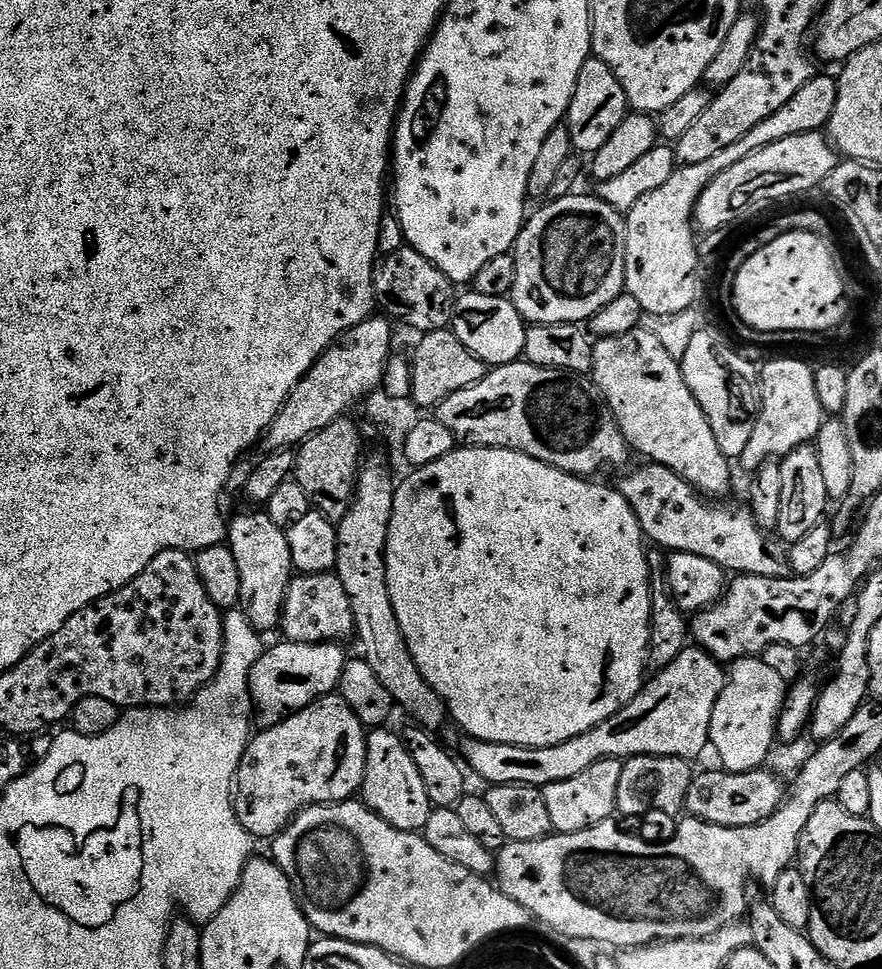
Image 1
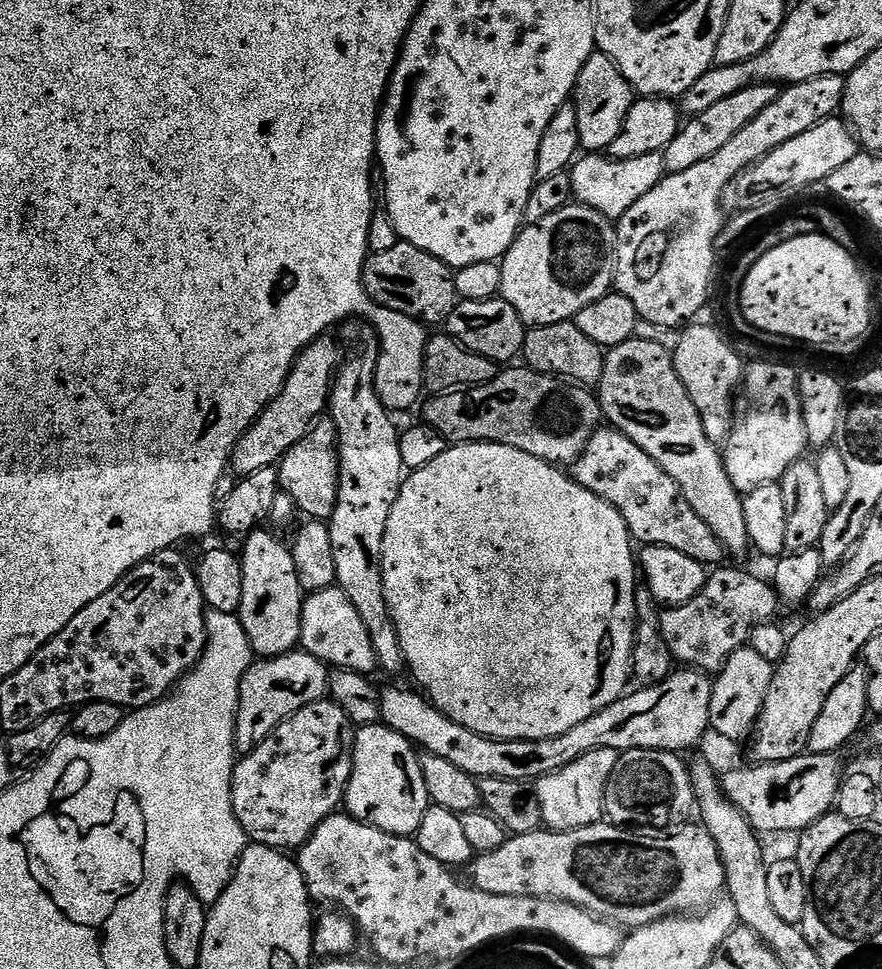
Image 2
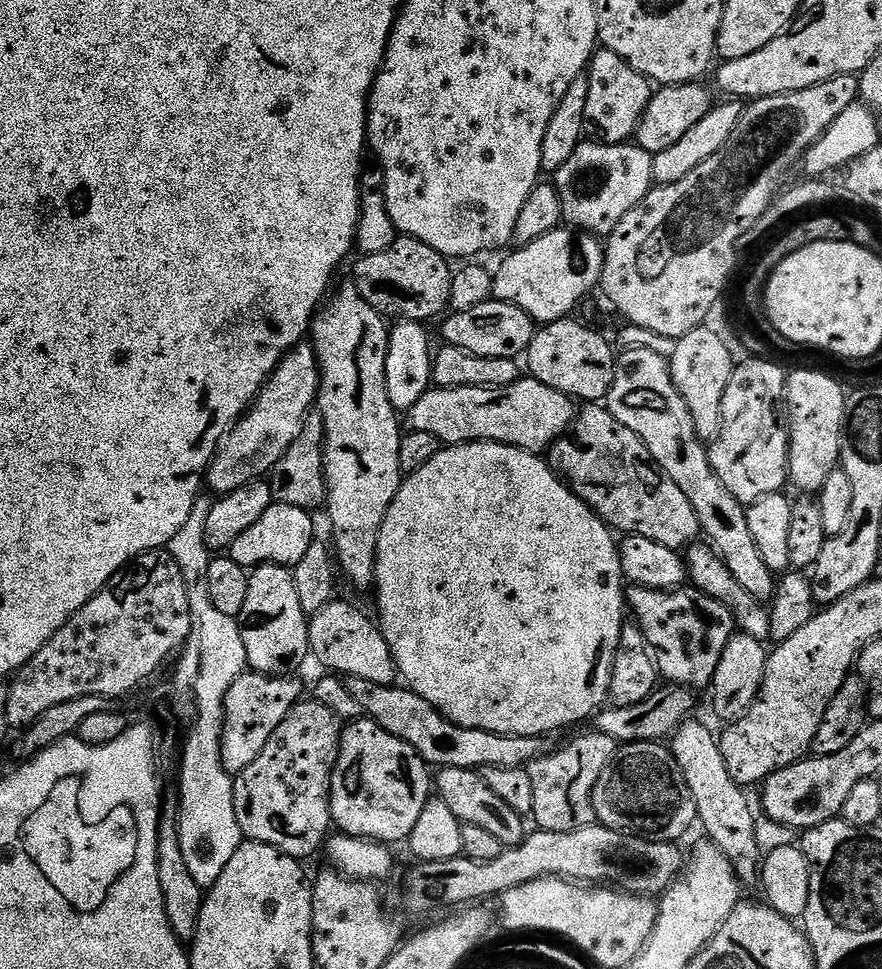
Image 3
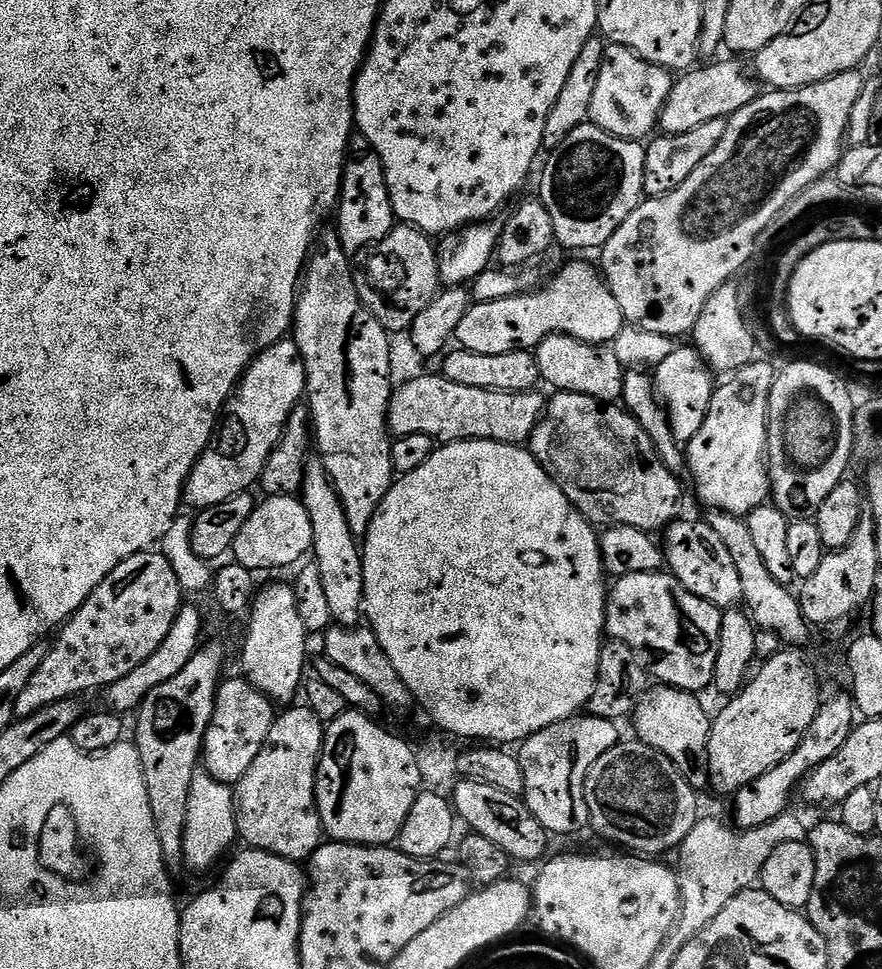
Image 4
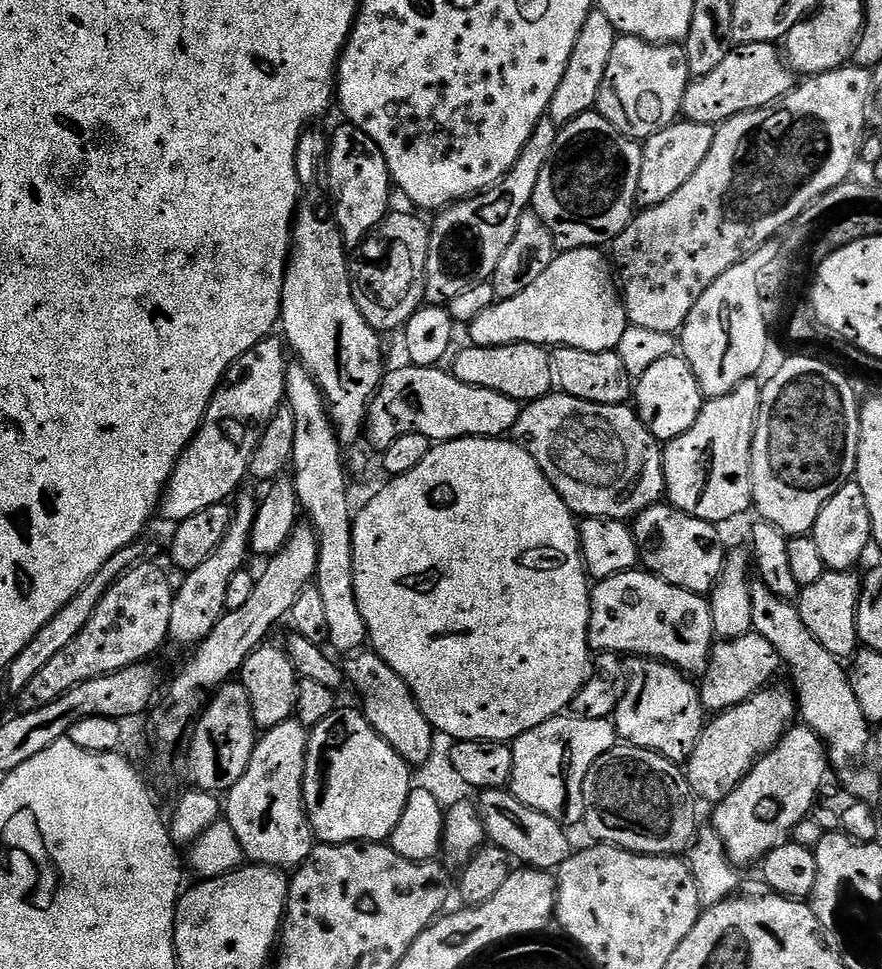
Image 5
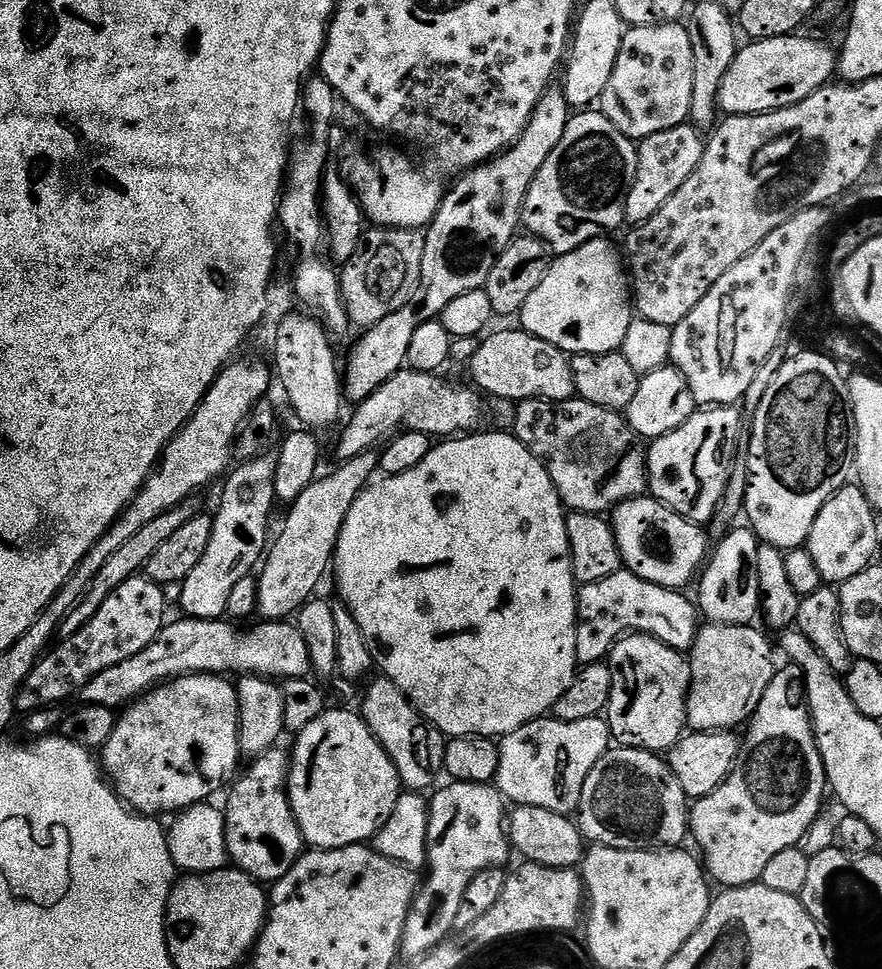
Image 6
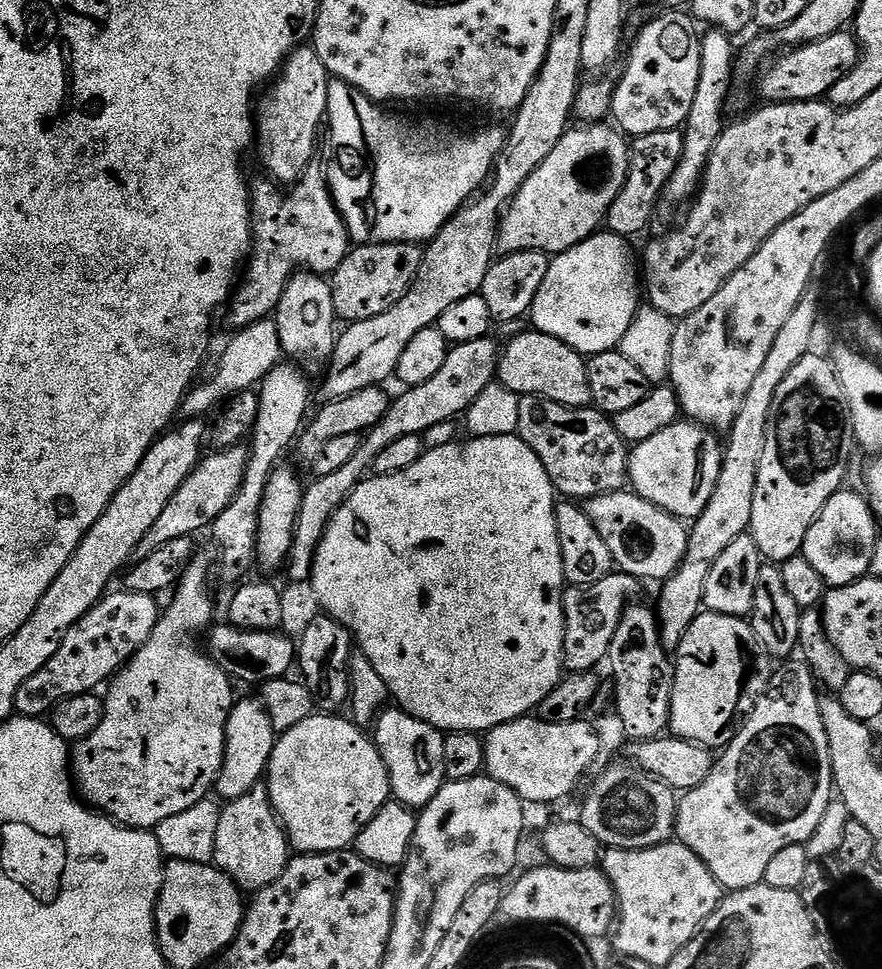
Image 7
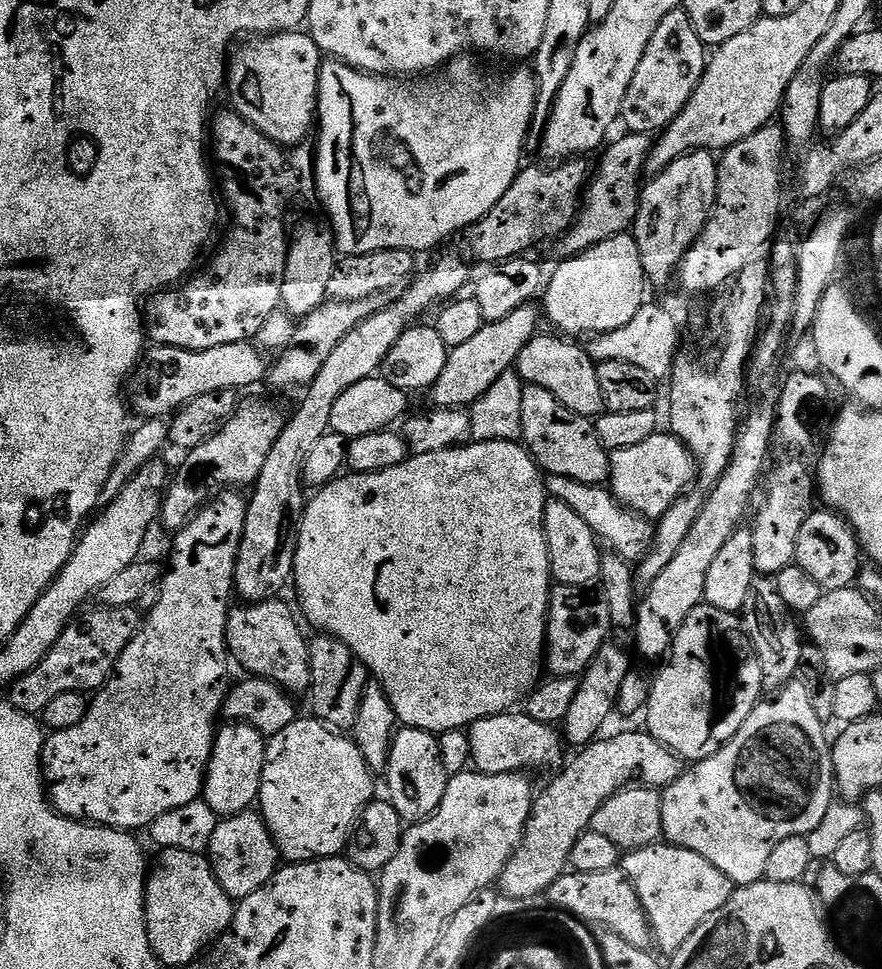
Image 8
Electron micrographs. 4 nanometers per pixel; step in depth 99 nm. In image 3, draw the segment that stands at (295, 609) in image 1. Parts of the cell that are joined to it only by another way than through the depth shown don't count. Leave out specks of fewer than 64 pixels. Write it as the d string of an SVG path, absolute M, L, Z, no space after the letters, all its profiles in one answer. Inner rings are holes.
M343 598L332 600L308 622L308 647L313 657L325 664L327 671L344 678L362 678L366 682L395 685L398 680L396 663L392 661L390 646L380 633L379 623L360 608L347 604Z

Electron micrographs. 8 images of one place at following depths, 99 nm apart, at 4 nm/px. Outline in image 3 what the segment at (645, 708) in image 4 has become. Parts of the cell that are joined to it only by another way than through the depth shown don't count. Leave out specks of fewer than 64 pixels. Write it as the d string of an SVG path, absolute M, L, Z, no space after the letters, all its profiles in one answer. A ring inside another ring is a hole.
M689 718L672 733L670 751L678 770L696 803L696 819L710 843L722 853L732 869L732 875L741 885L747 886L761 879L762 853L755 838L757 813L752 813L752 804L743 787L730 778L726 762L722 762L722 750L717 737L696 718Z

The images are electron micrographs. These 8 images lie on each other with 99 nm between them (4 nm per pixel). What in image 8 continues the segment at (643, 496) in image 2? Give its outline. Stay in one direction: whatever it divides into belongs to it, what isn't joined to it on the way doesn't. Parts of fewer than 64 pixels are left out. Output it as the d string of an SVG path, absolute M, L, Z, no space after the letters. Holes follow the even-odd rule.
M525 384L522 390L522 443L532 454L532 459L540 465L545 473L562 478L574 478L574 482L586 482L600 486L610 476L610 453L598 438L596 425L587 416L574 414L574 410L566 410L550 390L537 384Z

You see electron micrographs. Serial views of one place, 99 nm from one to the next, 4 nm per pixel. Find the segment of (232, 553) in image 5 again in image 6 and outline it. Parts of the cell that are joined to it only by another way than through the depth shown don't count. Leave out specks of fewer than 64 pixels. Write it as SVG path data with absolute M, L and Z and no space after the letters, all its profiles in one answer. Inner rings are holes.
M275 455L260 456L256 460L240 462L227 473L223 481L224 489L220 492L220 505L212 516L212 533L210 542L206 546L206 554L202 554L202 562L190 570L184 579L180 592L180 608L185 617L193 616L202 620L219 620L227 613L230 606L230 593L234 586L242 582L242 578L253 575L258 565L263 561L270 547L270 532L268 536L268 523L272 520L272 507L277 507L275 494Z

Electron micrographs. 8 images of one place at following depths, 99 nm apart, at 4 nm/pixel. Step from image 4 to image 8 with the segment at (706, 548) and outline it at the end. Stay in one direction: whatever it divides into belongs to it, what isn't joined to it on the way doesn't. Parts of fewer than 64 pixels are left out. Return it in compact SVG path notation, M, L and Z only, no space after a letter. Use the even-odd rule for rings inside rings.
M549 475L546 480L546 492L551 499L566 502L597 538L613 552L617 552L623 560L639 562L644 559L654 535L653 521L647 516L640 516L624 507L611 491L604 486L593 486L586 482L574 482L574 478L562 478Z

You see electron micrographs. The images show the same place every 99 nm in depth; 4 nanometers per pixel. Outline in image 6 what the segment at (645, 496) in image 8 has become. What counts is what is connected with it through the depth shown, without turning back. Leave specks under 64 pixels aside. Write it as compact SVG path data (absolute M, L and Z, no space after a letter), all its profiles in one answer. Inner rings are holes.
M716 406L711 410L697 410L690 419L682 422L682 426L678 426L678 430L651 441L646 451L648 453L648 492L652 499L660 500L667 508L672 508L691 524L711 525L726 494L726 486L732 477L732 470L738 463L736 451L739 448L741 451L742 448L740 416L742 417L741 409L736 406Z

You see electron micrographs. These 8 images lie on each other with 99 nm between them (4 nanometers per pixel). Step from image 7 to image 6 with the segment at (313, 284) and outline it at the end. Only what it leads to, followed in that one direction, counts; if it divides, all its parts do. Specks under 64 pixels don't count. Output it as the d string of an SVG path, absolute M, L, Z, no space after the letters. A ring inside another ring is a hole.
M303 315L288 316L276 328L274 376L278 384L284 387L288 404L296 411L305 429L332 428L336 423L341 423L340 407L346 404L342 368L336 365L333 337L328 329L311 315Z

